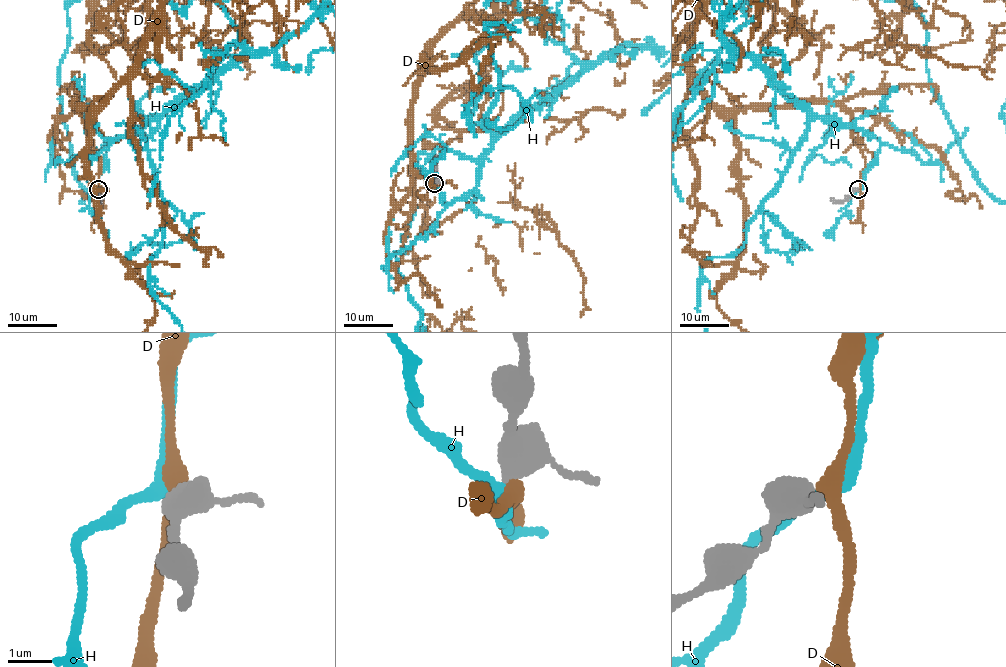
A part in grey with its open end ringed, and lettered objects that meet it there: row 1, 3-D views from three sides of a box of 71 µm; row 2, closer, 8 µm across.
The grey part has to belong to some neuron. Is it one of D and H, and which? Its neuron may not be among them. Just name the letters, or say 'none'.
H

